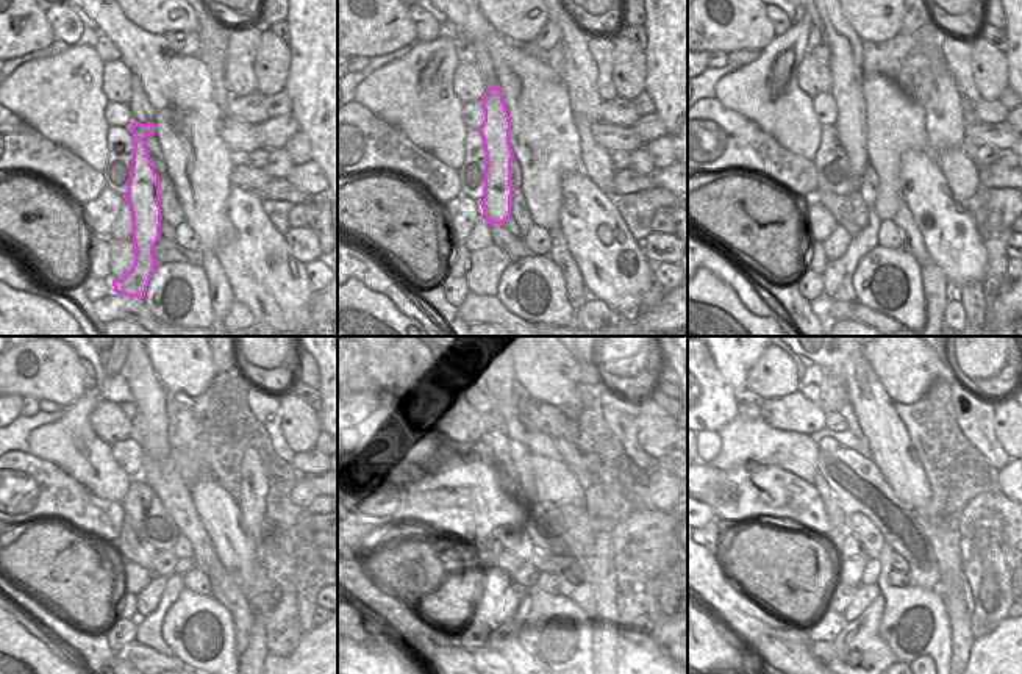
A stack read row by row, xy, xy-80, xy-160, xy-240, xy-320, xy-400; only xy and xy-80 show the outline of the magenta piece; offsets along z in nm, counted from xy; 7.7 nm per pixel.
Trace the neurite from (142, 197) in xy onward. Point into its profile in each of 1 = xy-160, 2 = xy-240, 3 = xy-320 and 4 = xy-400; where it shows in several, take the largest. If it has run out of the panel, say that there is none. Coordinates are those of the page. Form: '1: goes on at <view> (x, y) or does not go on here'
1: goes on at xy-160 (846, 63)
2: goes on at xy-240 (150, 424)
3: goes on at xy-320 (493, 376)
4: goes on at xy-400 (838, 368)

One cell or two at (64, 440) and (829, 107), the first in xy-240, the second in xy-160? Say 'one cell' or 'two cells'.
two cells

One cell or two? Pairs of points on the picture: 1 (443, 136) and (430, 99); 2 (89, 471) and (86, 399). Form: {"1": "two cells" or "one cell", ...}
{"1": "one cell", "2": "one cell"}

